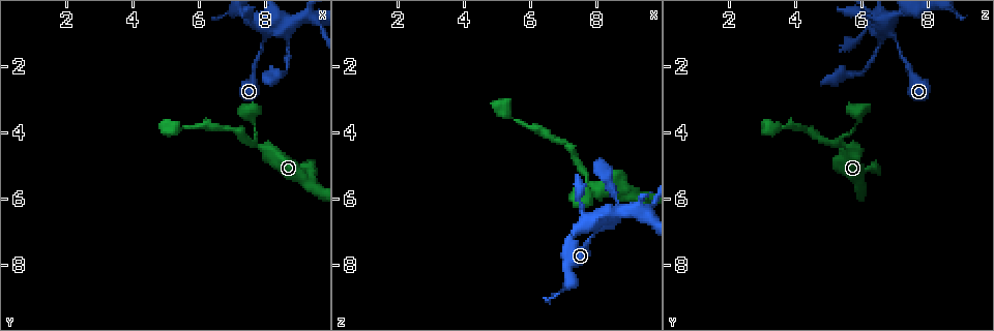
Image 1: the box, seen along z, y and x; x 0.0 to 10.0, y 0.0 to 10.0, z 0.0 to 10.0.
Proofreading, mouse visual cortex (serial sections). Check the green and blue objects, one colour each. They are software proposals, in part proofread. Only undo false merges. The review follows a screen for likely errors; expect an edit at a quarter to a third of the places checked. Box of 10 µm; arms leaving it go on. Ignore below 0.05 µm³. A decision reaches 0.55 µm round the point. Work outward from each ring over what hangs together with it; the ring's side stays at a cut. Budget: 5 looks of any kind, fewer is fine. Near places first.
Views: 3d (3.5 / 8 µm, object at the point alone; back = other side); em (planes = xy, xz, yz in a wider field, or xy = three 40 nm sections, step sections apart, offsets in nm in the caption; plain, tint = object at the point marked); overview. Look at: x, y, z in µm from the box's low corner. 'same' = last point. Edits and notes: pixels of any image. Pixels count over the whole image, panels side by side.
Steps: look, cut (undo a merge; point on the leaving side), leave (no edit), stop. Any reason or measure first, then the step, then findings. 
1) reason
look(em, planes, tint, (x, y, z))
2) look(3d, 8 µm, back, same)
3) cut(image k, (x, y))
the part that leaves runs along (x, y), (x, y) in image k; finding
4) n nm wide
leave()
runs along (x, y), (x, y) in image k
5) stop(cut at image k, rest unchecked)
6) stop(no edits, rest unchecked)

look(3d, 3.5 µm, (7.60, 3.45, 5.95))

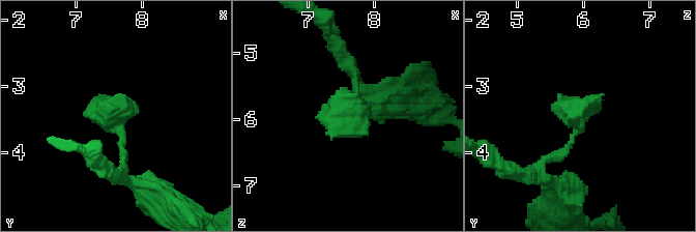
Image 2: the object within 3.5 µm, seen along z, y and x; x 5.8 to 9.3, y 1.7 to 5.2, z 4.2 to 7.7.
look(em, xy, step 1, tint, (7.65, 3.45, 5.95))

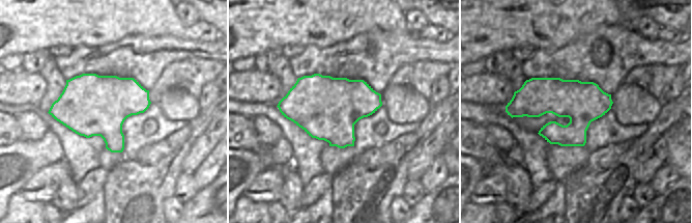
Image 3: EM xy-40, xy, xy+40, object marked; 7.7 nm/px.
look(em, planes, tint, same)

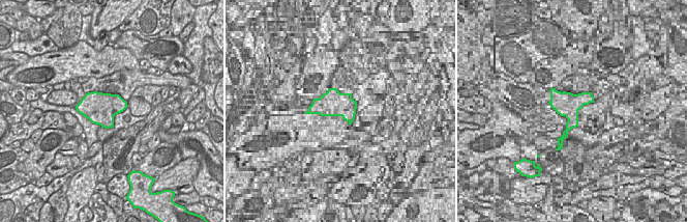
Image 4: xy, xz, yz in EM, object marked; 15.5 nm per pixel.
leave()
runs along (542, 166), (579, 131), (571, 111), (581, 117) in image 2; all the same cell

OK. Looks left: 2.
look(3d, 3.5 µm, back, (8.65, 1.45, 6.55))

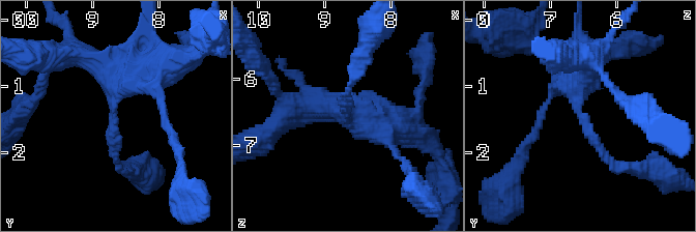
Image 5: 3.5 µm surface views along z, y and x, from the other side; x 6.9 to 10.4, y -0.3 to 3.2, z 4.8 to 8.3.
arms of 150, 450 nm; shape alone is not enough
look(em, xy, step 5, tint, (8.65, 1.45, 6.55))

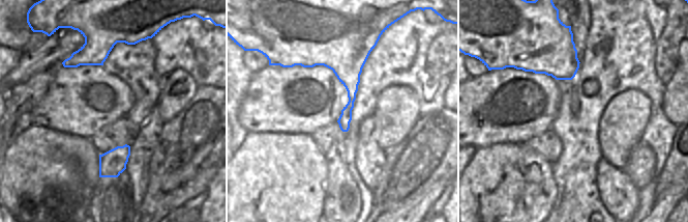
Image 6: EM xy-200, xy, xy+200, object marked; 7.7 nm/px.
leave()
runs along (570, 75), (585, 129), (620, 168) in image 5; one cell here

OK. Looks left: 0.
stop(no edits, rest unchecked)

